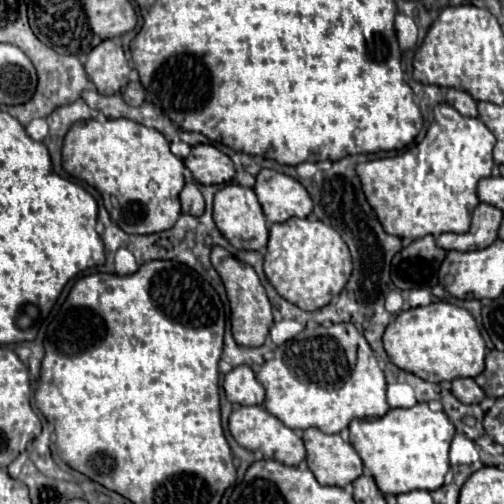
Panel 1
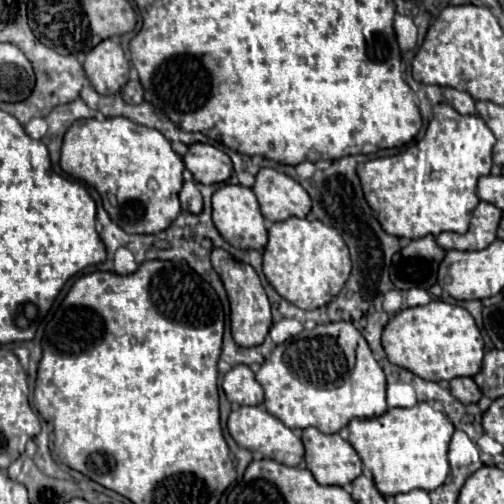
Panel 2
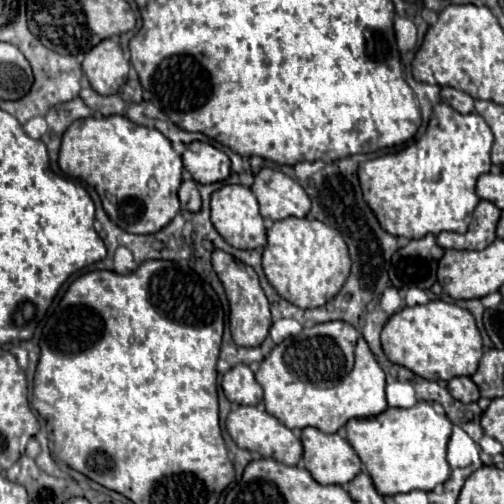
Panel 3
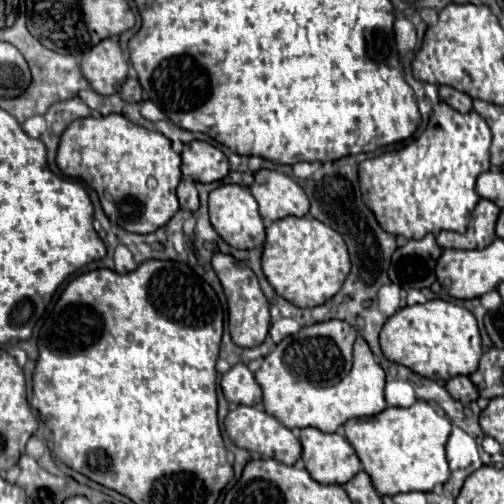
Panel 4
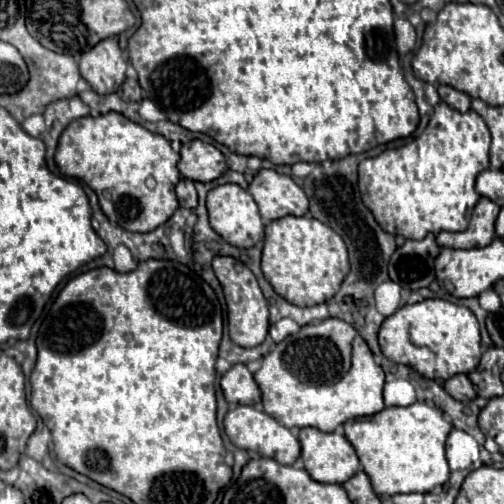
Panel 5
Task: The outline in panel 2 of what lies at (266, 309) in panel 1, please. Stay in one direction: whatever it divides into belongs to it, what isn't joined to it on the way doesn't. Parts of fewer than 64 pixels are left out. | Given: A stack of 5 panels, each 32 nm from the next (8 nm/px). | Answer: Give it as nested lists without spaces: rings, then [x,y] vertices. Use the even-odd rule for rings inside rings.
[[[222,248],[212,250],[212,266],[218,272],[218,276],[226,288],[228,300],[230,300],[230,328],[232,328],[234,342],[238,346],[260,346],[272,326],[272,314],[270,314],[268,296],[260,284],[258,274],[254,272],[252,266],[234,260]]]

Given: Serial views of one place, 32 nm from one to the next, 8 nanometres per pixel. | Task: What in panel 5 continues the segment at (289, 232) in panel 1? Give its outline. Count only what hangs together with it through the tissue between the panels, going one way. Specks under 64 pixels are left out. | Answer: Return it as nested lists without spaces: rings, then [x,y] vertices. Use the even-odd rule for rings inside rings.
[[[284,216],[266,226],[262,250],[262,274],[276,294],[294,306],[316,306],[330,300],[348,274],[350,262],[344,240],[312,216]]]

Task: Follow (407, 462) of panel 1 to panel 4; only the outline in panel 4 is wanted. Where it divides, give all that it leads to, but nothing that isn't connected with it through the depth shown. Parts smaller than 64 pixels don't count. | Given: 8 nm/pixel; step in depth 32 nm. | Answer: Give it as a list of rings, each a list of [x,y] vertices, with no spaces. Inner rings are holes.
[[[418,400],[410,408],[386,408],[370,418],[352,418],[344,424],[346,438],[356,450],[364,470],[372,478],[374,490],[384,496],[394,496],[400,492],[430,492],[436,484],[444,484],[450,476],[450,468],[446,462],[446,440],[452,432],[452,424],[446,416],[442,416],[432,404]]]

